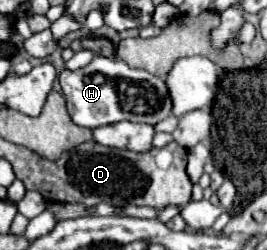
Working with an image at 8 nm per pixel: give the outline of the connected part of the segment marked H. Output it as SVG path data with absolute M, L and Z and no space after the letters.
M94 56L94 60L80 68L80 70L64 70L60 76L62 94L68 104L68 112L72 120L78 126L86 128L98 128L106 124L114 124L120 120L130 122L144 122L144 124L156 124L170 116L170 96L166 90L166 84L160 76L154 76L146 70L130 68L126 62L118 58L106 58L106 56Z

